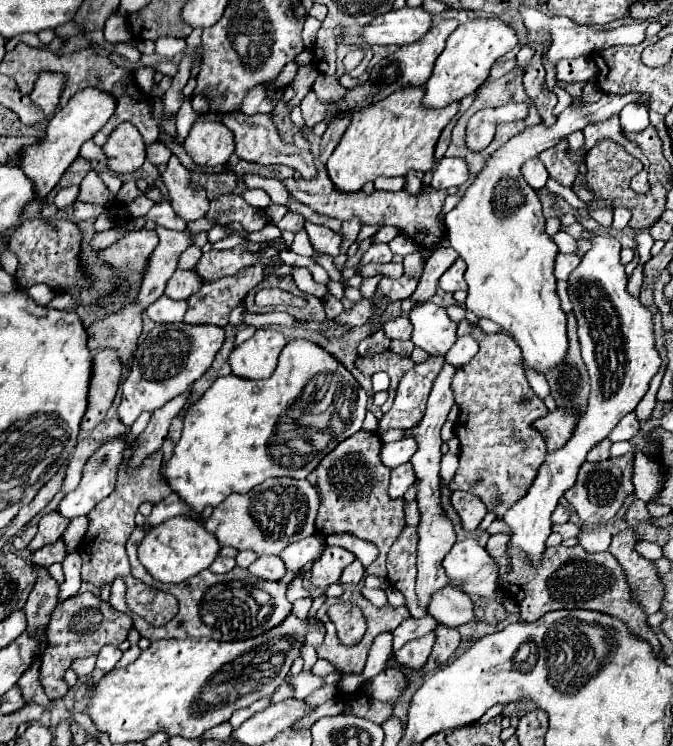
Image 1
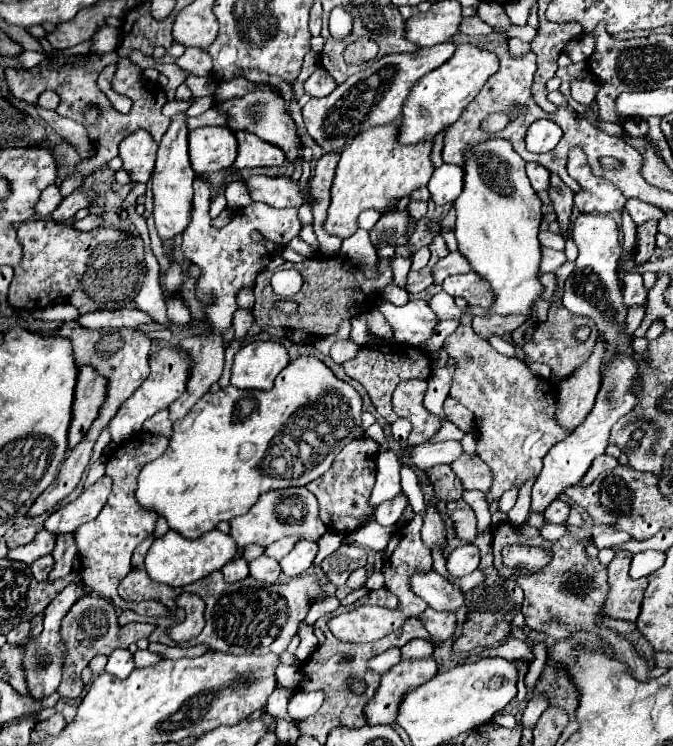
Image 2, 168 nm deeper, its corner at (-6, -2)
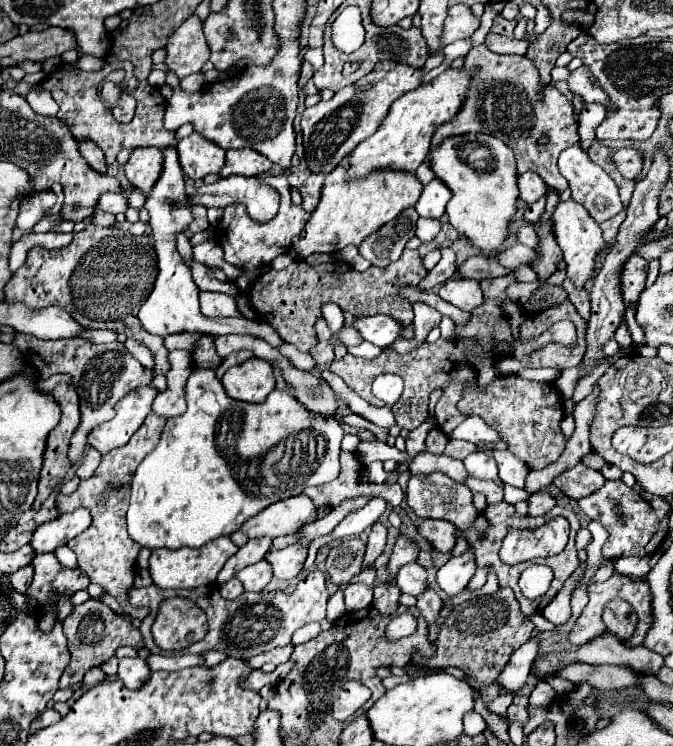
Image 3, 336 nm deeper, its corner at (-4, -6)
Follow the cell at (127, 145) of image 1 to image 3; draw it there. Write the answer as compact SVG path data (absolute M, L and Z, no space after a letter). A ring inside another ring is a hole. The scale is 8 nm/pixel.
M135 148L129 162L125 164L125 174L129 178L129 182L147 192L147 186L151 190L151 186L157 182L157 176L161 176L163 170L163 150L159 148Z

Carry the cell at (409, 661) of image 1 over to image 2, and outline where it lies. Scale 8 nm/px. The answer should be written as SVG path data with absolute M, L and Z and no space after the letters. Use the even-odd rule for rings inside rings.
M431 654L421 660L401 660L387 674L383 674L375 698L365 706L365 716L369 724L393 724L399 706L409 690L425 684L437 674L437 660Z

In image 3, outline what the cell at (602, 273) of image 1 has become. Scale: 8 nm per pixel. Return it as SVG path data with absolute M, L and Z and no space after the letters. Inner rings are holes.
M573 198L557 202L555 212L551 216L551 222L553 222L555 240L557 240L559 248L561 248L563 260L567 264L567 278L571 278L577 286L585 286L587 280L591 280L595 276L597 254L599 254L601 246L605 244L599 224L593 222L593 218L589 218L587 210L581 204L577 204Z

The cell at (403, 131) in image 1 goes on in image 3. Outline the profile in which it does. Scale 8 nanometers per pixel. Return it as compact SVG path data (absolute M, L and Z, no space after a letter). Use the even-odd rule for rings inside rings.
M349 156L345 162L337 166L333 172L325 176L321 188L321 202L311 212L309 222L305 224L299 242L289 250L293 260L305 260L315 252L341 252L345 246L361 246L361 242L377 232L383 224L397 218L409 206L415 206L423 186L415 178L415 174L393 174L393 170L385 170L381 174L369 174L369 178L361 178L361 182L343 182L345 170L349 168Z

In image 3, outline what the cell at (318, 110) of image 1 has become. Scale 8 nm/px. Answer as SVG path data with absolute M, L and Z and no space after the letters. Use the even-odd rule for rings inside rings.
M379 62L371 74L361 78L359 82L345 86L331 100L319 102L313 108L305 108L301 116L303 128L303 148L307 168L315 174L331 172L351 150L369 138L377 126L381 126L381 118L389 112L389 106L409 90L415 90L421 84L423 70L413 66L393 66L393 62Z

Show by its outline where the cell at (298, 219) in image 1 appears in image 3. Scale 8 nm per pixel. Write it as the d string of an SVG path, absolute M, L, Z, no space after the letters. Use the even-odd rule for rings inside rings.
M265 176L265 184L277 188L281 194L281 206L277 216L267 222L267 224L257 224L249 218L247 210L243 204L231 204L223 208L223 218L219 224L219 242L225 250L225 262L235 264L235 266L261 266L261 262L273 262L277 256L289 252L291 240L301 234L305 222L309 220L309 214L301 210L301 206L291 204L291 186L285 176Z

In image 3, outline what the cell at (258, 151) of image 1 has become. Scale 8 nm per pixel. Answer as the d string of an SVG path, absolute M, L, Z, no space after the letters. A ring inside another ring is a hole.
M241 148L241 150L227 150L225 156L225 166L221 168L219 176L231 176L231 174L241 174L241 176L259 176L267 172L273 164L263 156L257 154L255 150Z

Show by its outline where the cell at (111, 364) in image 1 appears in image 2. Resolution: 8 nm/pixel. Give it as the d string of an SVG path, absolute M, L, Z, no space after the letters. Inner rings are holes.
M79 368L79 382L75 388L75 418L71 420L69 448L75 448L83 440L93 420L99 416L99 410L107 398L107 386L109 380L101 376L95 368Z

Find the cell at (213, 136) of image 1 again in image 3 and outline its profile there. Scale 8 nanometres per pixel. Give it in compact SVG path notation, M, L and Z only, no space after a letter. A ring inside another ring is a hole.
M191 132L177 142L177 154L183 172L191 180L199 180L211 172L219 172L225 164L225 152L213 142L199 138L197 132Z

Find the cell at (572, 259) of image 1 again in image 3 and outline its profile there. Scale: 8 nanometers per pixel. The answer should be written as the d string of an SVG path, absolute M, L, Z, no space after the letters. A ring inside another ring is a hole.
M515 242L515 244L511 244L511 246L507 246L505 250L501 250L501 252L499 252L497 262L499 262L501 266L509 268L509 270L517 270L517 268L519 268L519 264L523 264L523 262L531 266L533 256L535 256L535 250L533 250L533 248L523 246L523 244Z

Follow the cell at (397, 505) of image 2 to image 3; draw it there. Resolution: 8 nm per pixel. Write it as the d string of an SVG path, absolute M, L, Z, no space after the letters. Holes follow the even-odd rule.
M373 524L373 530L369 534L369 542L367 542L367 552L365 552L365 558L363 558L363 570L365 568L371 568L371 564L375 562L375 558L383 552L385 548L385 542L387 542L387 528L383 524Z

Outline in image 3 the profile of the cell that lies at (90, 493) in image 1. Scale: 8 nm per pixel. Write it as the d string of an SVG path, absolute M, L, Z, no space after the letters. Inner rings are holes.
M77 508L75 512L57 516L51 522L41 524L35 532L33 538L29 540L31 548L35 554L45 554L45 552L55 552L55 548L67 544L71 538L81 534L91 522L91 514L85 508Z

